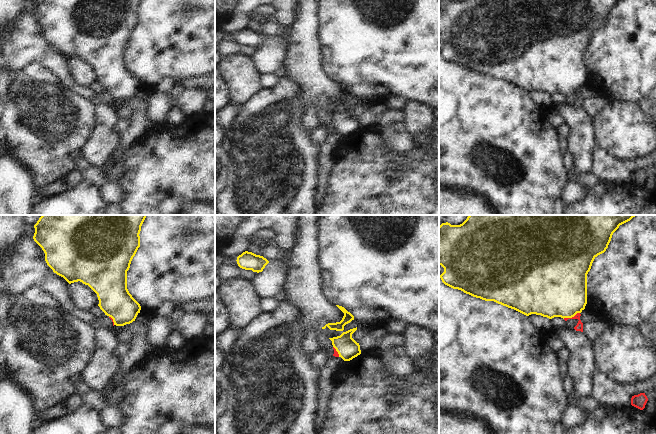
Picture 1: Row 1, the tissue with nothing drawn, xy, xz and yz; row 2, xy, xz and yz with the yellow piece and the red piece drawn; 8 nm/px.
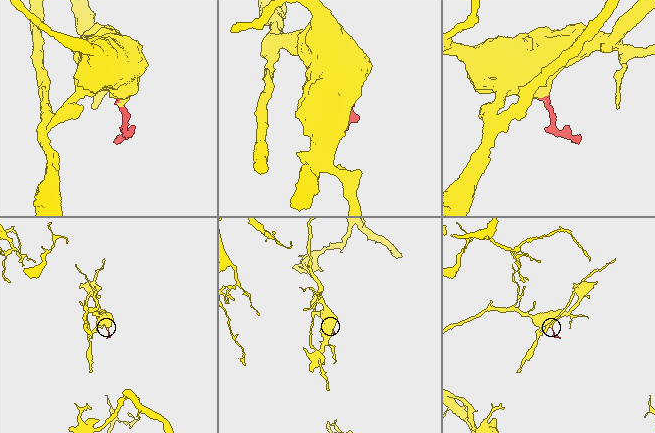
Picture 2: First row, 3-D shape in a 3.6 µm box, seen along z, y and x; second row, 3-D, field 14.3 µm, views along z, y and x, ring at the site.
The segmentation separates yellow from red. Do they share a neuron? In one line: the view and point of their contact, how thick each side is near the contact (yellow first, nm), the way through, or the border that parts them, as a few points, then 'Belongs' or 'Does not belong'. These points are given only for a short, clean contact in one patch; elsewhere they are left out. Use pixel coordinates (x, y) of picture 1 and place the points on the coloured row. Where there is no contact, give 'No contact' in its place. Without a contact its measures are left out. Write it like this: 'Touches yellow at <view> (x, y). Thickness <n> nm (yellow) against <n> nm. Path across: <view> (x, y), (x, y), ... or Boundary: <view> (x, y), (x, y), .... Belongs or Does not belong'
Touches yellow at yz (571, 317). Thickness 440 nm (yellow) against 60 nm. Path across: yz (558, 289), (566, 297), (571, 317), (579, 320), (579, 327). Belongs

